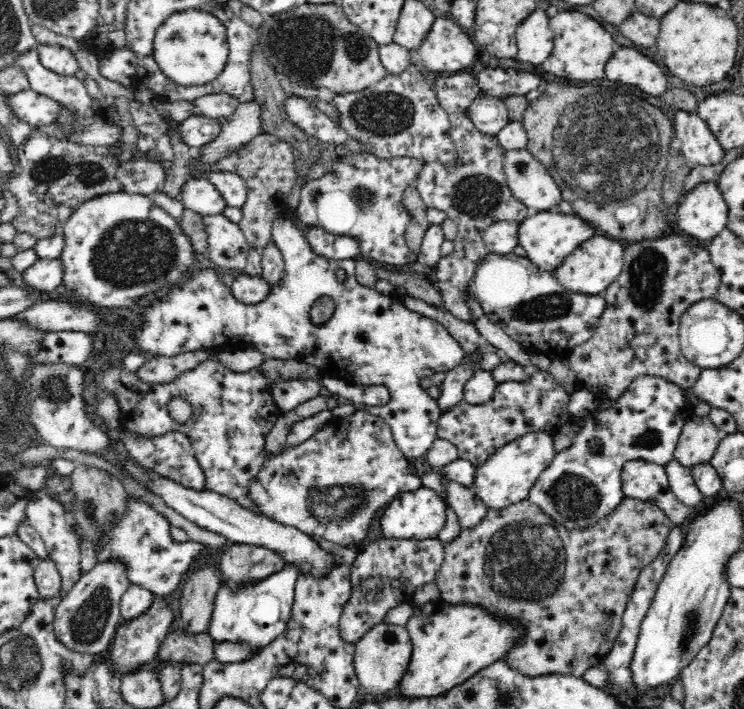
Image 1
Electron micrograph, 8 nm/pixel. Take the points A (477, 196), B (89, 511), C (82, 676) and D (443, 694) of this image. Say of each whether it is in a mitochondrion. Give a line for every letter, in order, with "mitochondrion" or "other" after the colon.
A: mitochondrion
B: mitochondrion
C: other
D: other

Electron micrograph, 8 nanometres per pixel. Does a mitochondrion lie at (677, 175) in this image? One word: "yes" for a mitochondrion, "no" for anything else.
yes

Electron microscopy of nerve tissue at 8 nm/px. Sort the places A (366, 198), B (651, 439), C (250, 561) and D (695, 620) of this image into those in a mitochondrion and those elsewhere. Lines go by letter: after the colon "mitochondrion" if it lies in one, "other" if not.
A: mitochondrion
B: mitochondrion
C: other
D: mitochondrion

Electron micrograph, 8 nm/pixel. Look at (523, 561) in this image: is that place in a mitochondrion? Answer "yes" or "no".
yes

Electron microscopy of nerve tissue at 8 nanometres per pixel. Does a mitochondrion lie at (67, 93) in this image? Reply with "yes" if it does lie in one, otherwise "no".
no

